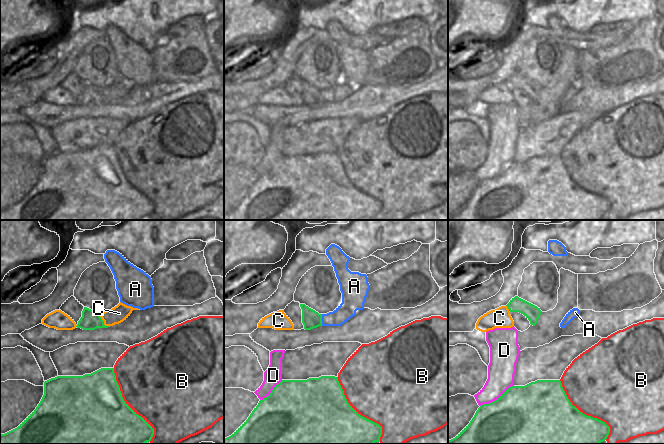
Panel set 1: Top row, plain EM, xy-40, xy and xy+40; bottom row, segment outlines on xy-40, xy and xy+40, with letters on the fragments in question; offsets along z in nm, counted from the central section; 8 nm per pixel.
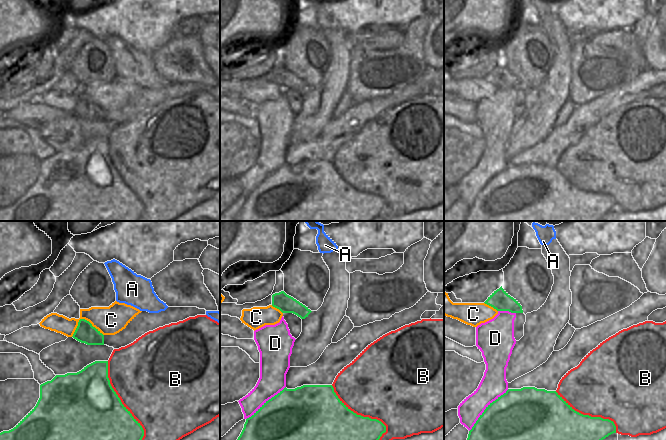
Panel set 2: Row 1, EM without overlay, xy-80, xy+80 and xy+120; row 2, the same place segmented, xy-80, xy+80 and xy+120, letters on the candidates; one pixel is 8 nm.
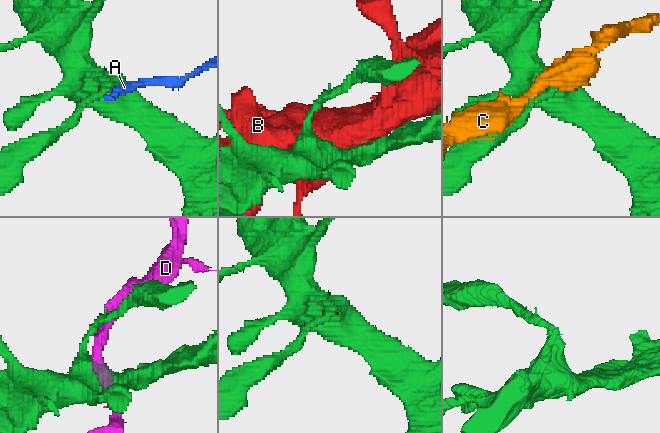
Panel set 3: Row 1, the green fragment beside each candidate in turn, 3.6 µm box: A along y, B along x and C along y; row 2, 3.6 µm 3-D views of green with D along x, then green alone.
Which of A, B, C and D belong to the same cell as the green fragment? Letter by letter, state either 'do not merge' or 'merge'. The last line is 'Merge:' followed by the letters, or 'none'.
A: do not merge
B: do not merge
C: do not merge
D: do not merge
Merge: none

